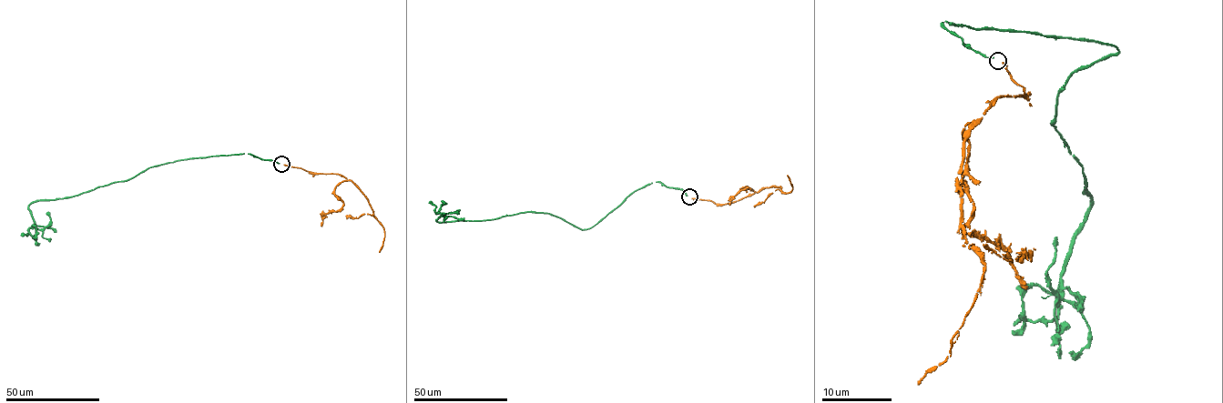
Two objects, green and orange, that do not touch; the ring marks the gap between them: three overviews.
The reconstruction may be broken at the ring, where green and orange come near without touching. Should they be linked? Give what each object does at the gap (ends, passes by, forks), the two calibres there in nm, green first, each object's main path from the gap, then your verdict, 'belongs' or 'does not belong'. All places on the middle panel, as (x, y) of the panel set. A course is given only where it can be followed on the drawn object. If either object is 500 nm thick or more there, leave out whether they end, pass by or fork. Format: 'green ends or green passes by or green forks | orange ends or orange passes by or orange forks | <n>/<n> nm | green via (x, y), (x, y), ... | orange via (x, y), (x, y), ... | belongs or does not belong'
green ends | orange ends | 160/190 nm | green via (687, 196), (652, 183), (586, 229), (533, 212), (483, 220), (436, 220), (455, 213) | orange via (691, 198), (716, 204), (731, 203), (772, 186), (789, 192), (792, 187), (787, 175) | belongs

